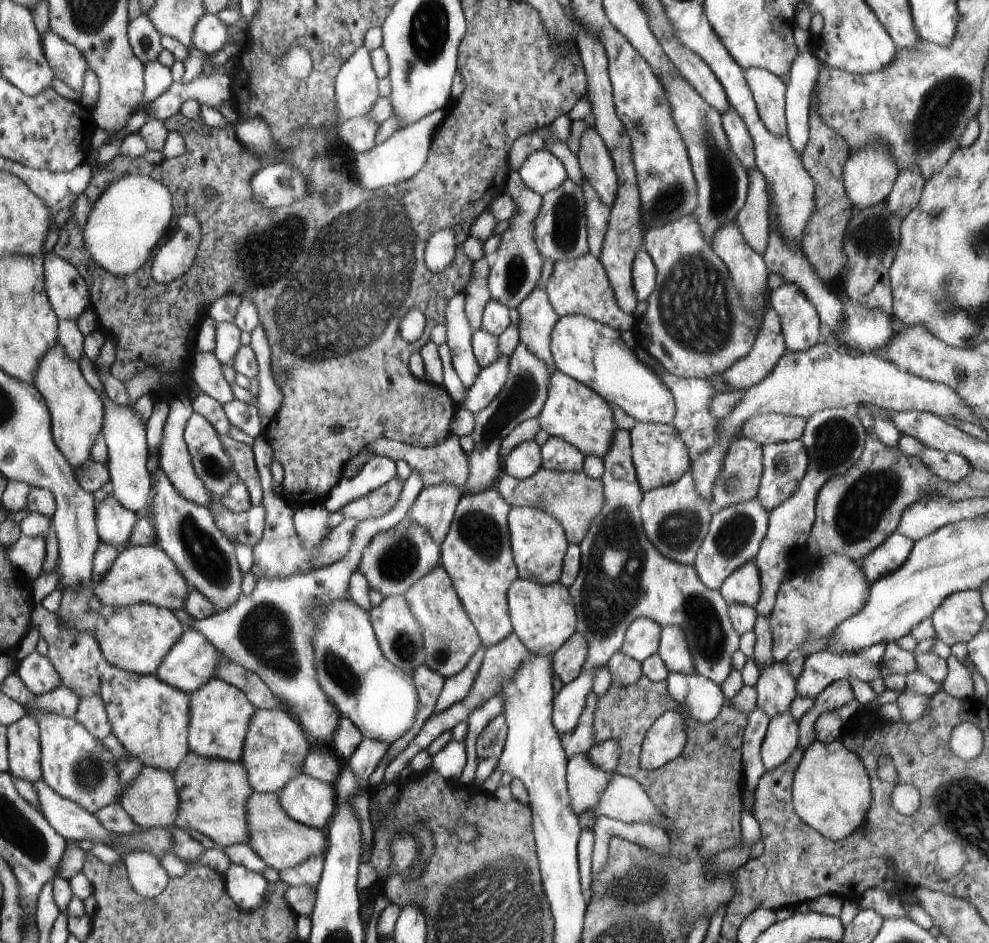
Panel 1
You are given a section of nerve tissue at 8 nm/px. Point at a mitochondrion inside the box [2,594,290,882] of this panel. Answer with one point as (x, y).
(89, 773)

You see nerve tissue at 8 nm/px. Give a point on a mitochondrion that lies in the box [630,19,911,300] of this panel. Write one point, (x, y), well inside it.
(723, 177)

